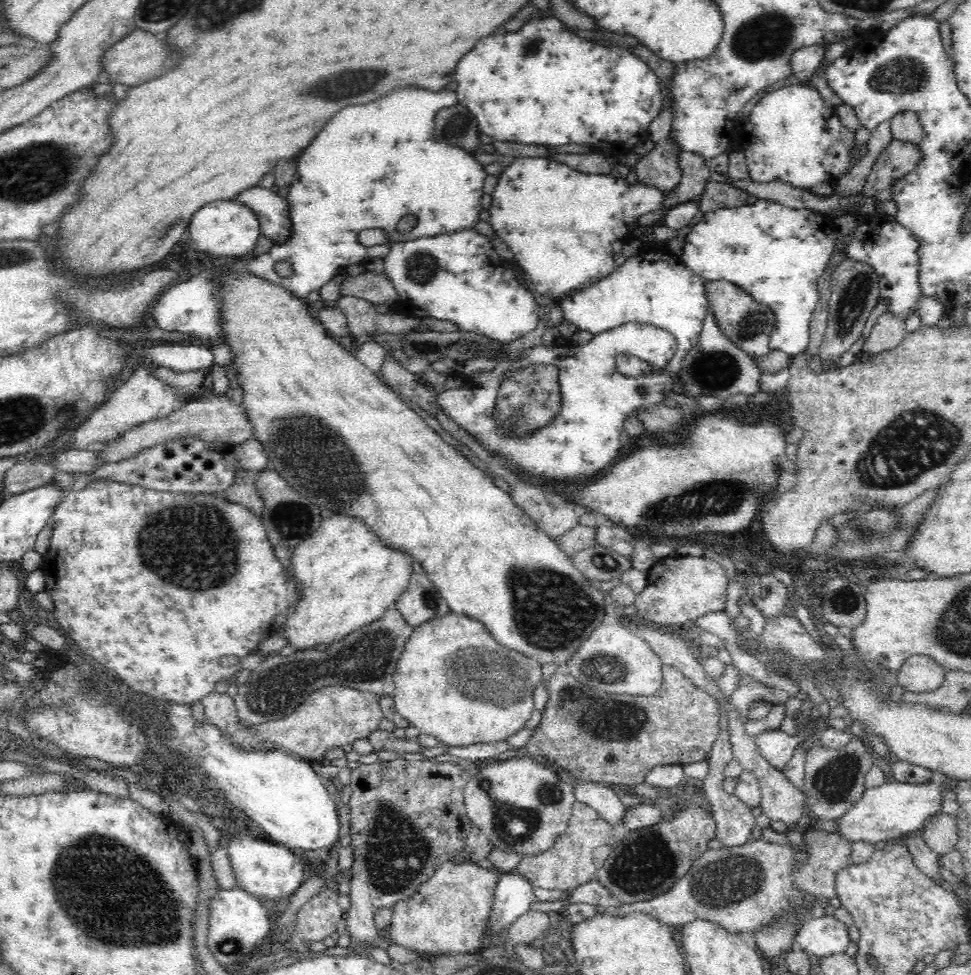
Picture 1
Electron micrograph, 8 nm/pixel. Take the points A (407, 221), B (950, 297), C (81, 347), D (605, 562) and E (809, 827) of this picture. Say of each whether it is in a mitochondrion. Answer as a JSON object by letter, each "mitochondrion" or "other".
{"A":"mitochondrion","B":"other","C":"other","D":"mitochondrion","E":"other"}

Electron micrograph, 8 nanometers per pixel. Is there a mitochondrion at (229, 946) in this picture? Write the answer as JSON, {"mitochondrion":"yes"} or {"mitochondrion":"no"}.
{"mitochondrion":"yes"}

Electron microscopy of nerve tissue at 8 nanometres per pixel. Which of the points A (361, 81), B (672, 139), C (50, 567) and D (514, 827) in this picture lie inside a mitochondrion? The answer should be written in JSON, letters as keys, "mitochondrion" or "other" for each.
{"A":"mitochondrion","B":"other","C":"other","D":"mitochondrion"}

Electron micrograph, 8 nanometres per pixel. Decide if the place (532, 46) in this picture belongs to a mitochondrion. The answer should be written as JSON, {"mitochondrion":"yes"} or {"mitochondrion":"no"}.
{"mitochondrion":"yes"}

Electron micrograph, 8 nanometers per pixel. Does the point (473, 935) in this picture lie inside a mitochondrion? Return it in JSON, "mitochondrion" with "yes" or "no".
{"mitochondrion":"no"}

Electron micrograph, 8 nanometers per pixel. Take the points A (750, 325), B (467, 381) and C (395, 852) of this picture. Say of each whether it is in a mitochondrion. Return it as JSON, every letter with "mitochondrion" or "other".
{"A":"mitochondrion","B":"other","C":"mitochondrion"}

